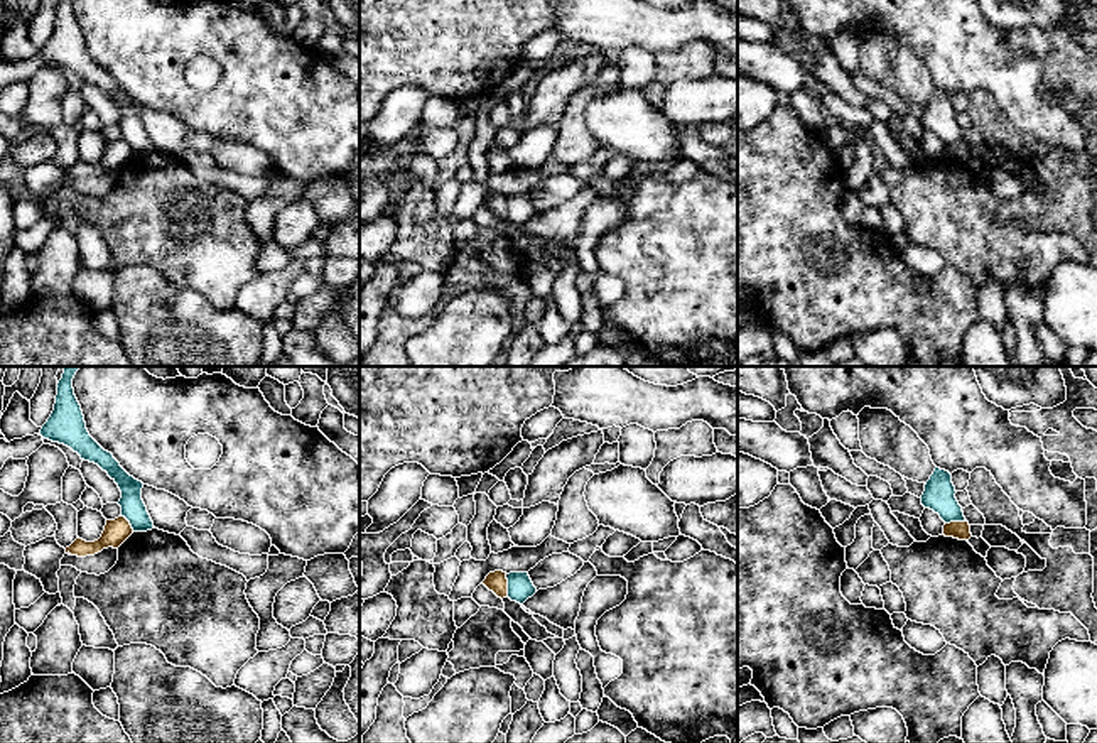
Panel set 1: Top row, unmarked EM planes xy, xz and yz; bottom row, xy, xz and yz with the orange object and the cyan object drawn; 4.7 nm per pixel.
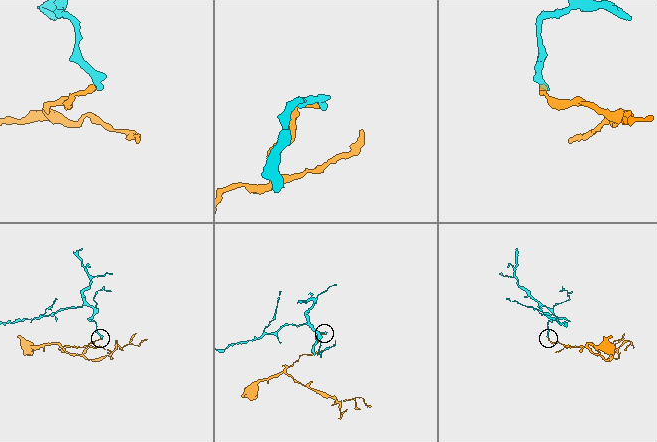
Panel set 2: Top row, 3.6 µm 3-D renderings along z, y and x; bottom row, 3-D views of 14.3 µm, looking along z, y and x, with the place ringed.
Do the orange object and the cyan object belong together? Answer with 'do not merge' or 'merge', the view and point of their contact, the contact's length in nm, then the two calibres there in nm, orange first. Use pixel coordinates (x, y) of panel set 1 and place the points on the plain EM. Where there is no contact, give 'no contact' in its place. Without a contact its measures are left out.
do not merge; contact xz (507, 208); length 110 nm; calibres 100 and 120 nm

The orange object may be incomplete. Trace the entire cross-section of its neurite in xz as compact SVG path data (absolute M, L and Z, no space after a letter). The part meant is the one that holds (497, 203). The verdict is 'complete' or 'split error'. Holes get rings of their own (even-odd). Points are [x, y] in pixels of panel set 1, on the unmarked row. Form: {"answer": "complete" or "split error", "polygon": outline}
{"answer": "complete", "polygon": "M494 193L486 198L483 206L493 213L498 220L508 220L508 201L506 194L503 193Z"}

